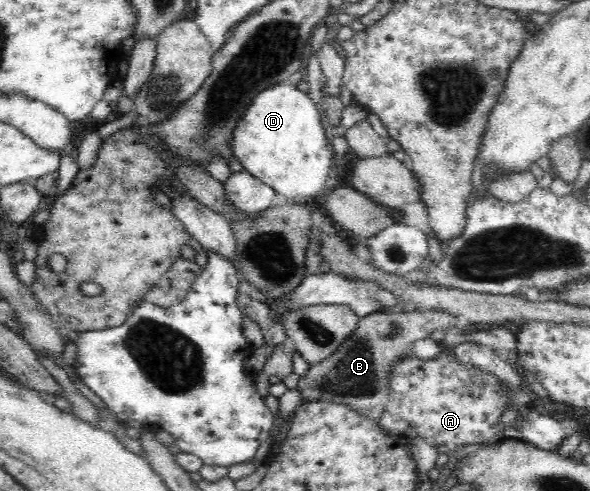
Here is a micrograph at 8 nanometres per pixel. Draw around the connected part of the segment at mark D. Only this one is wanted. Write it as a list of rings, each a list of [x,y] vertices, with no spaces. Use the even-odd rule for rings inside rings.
[[[282,83],[255,94],[235,130],[233,153],[247,172],[288,200],[316,200],[321,194],[335,153],[326,138],[313,99],[292,84]]]

